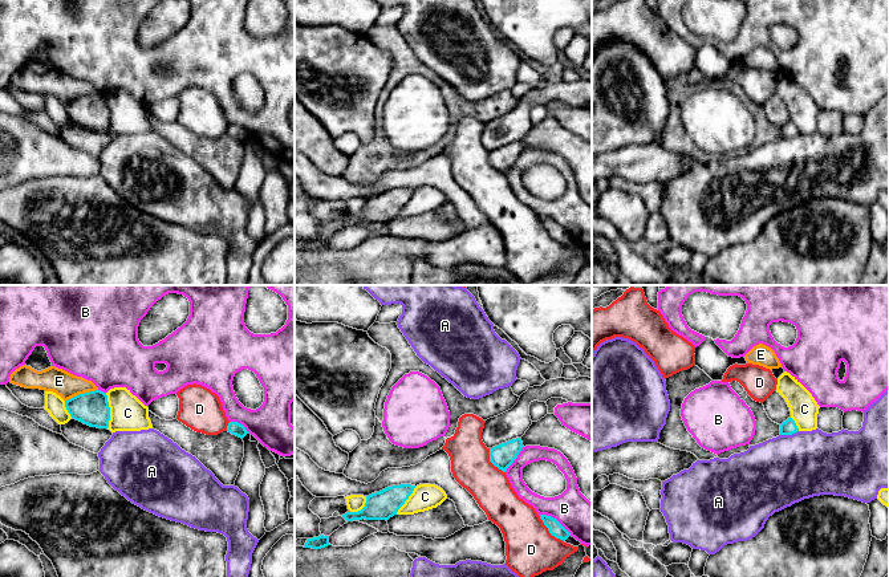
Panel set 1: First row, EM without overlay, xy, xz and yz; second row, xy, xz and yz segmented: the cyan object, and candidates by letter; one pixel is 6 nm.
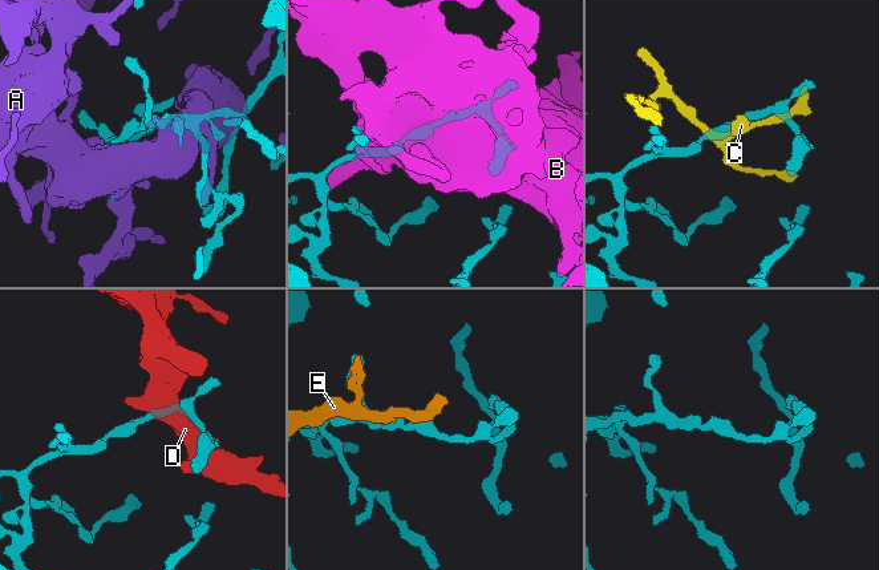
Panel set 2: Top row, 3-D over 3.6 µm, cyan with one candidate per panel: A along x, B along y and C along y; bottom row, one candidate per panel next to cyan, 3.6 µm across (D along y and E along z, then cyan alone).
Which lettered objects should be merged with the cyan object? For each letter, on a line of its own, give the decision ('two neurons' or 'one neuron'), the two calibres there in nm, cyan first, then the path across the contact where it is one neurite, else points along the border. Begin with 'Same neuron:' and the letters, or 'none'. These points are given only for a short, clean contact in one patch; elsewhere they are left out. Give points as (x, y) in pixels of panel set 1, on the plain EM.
Same neuron: C
A: two neurons; 90 nm thick on the cyan side, 420 nm on the other
B: two neurons; 90 nm thick on the cyan side, 260 nm on the other
C: one neuron; 200 nm thick on the cyan side, 220 nm on the other
D: two neurons; 90 nm thick on the cyan side, 300 nm on the other
E: two neurons; 200 nm thick on the cyan side, 150 nm on the other

